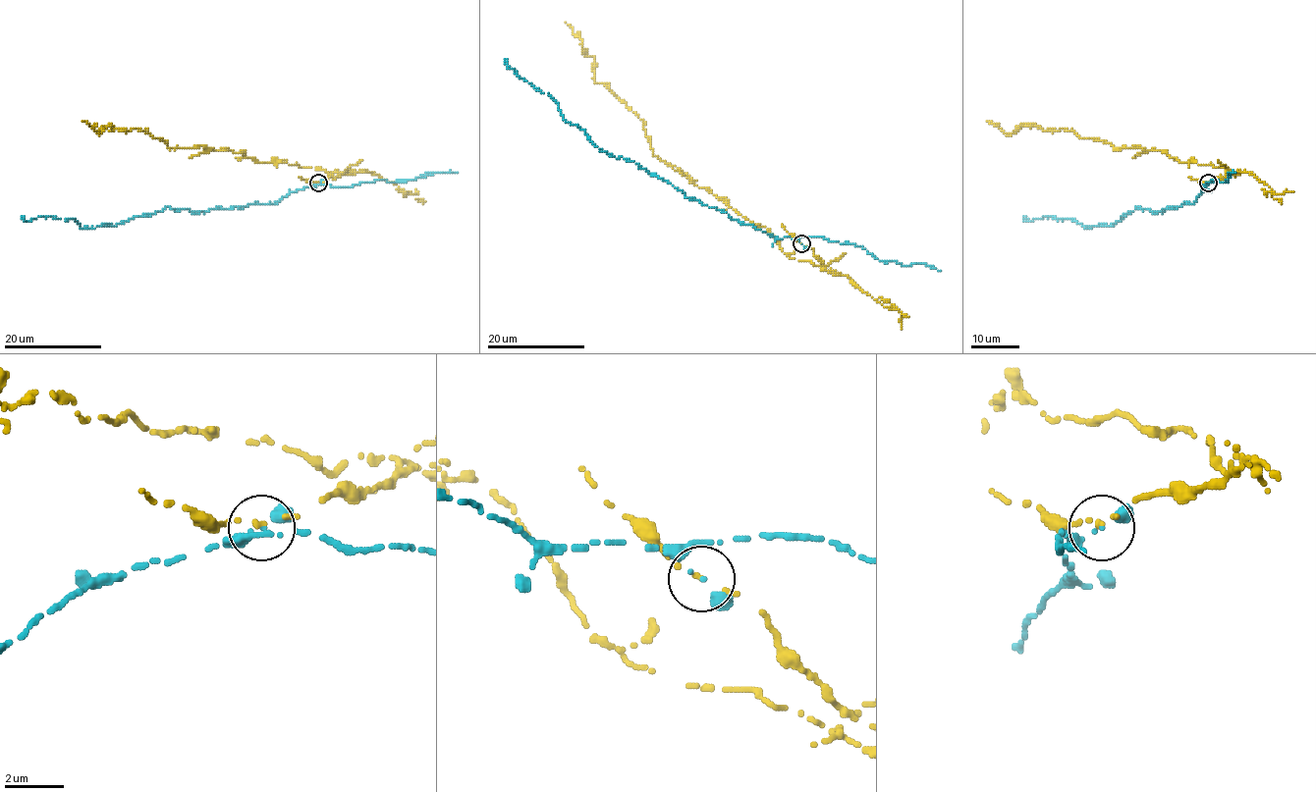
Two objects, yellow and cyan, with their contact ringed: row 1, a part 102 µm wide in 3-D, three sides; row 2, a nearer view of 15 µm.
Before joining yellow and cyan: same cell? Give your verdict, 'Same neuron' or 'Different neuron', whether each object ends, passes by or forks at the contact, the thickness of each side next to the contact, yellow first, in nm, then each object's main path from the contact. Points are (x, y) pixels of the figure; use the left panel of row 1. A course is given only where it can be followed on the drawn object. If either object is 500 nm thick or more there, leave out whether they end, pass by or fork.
Different neuron. At the ring yellow ends. At the ring cyan passes by. Thickness 140 nm (yellow) against 120 nm. Course of yellow: (319, 183), (342, 174), (204, 146), (170, 149), (135, 128), (111, 124), (98, 133), (82, 122). Course of cyan: (319, 183), (273, 203), (193, 213), (167, 207), (116, 225), (82, 229), (74, 219), (21, 218)

